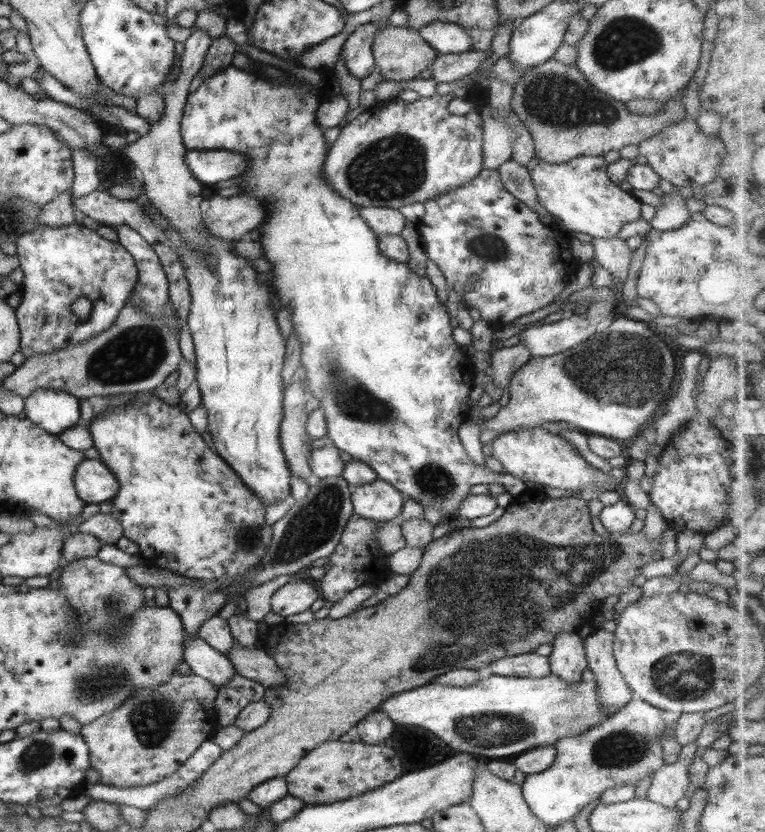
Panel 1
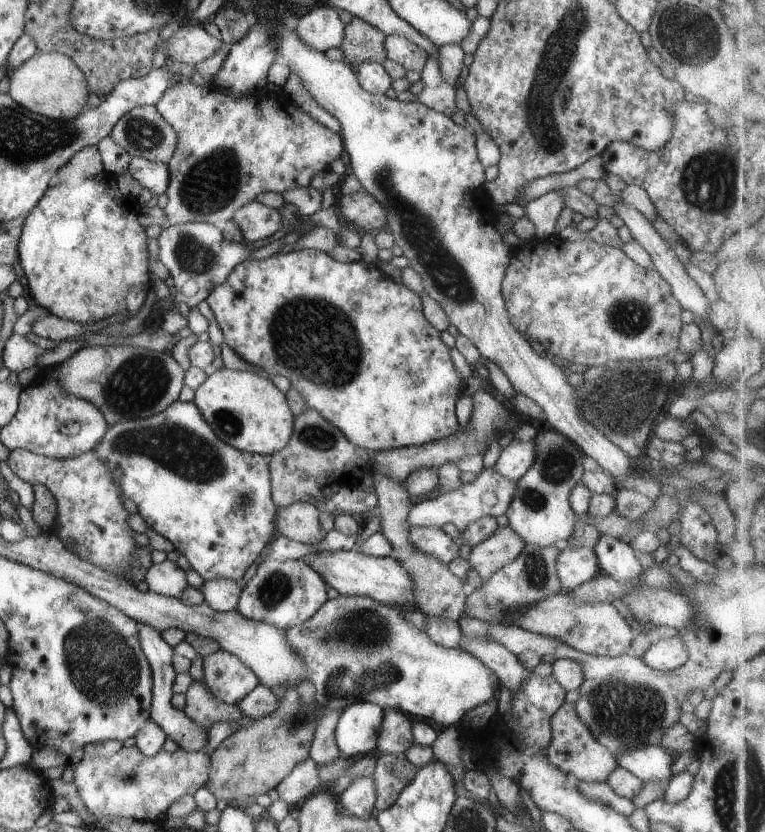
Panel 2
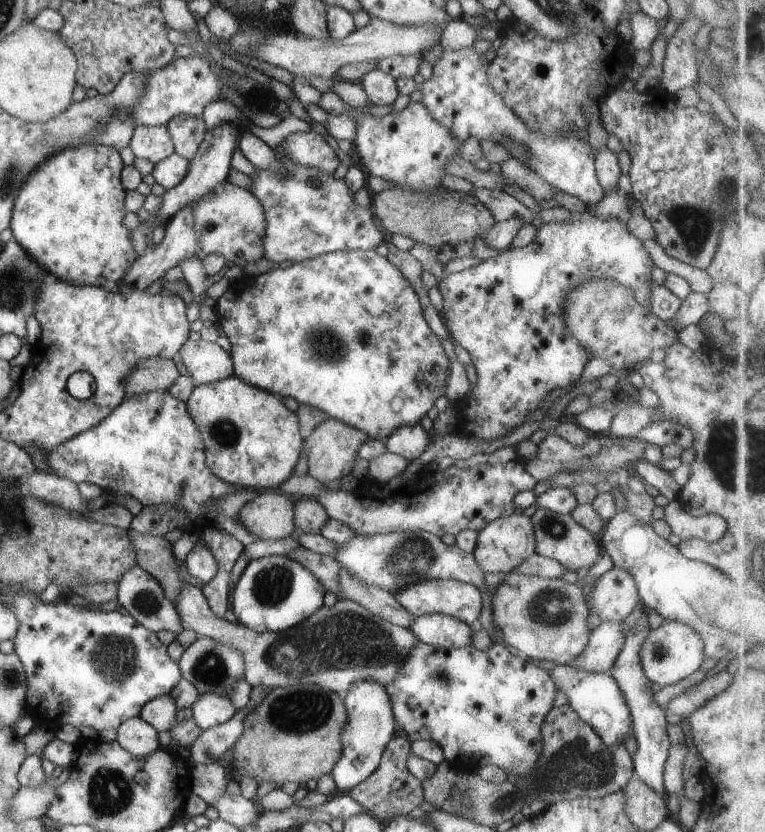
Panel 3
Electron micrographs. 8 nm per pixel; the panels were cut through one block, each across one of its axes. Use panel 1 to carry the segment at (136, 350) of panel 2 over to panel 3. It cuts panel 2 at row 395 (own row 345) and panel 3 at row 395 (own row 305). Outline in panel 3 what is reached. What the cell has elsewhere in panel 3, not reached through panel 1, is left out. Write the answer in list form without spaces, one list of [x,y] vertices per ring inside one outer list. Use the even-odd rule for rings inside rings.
[[[154,357],[140,360],[132,374],[126,378],[126,398],[147,392],[168,392],[180,378],[180,372],[172,359]]]

